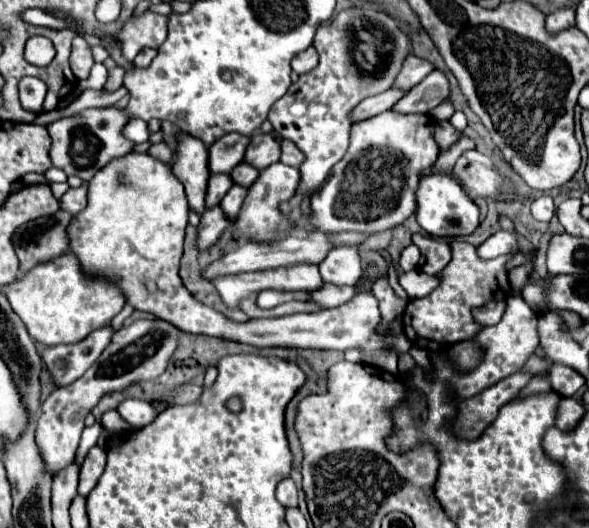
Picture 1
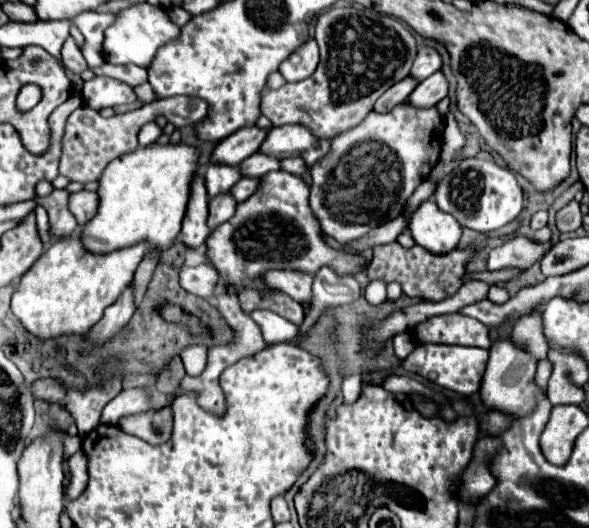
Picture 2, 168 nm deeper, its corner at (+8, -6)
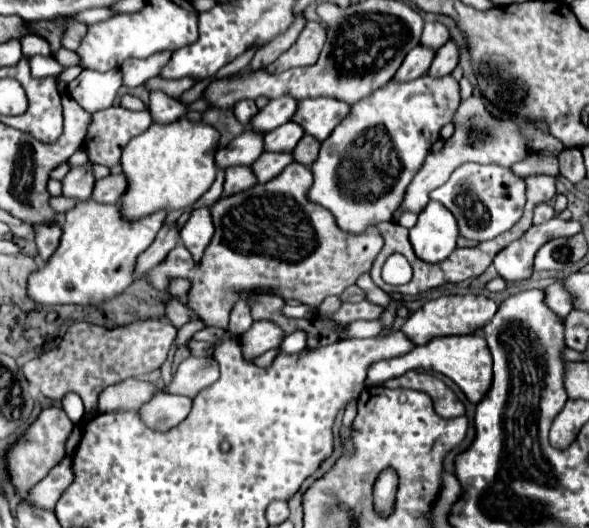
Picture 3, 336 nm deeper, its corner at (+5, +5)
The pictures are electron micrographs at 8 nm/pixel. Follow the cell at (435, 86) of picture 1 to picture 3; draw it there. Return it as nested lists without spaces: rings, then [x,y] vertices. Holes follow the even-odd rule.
[[[447,40],[435,54],[435,60],[429,68],[429,74],[439,78],[439,76],[447,76],[453,72],[453,68],[457,66],[459,62],[459,48],[453,40]]]

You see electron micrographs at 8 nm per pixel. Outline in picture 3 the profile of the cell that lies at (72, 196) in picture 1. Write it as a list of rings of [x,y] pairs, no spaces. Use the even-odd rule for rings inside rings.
[[[117,174],[117,176],[107,176],[103,180],[97,180],[93,196],[103,204],[111,204],[111,202],[115,204],[125,194],[125,190],[127,190],[127,178],[125,174]]]

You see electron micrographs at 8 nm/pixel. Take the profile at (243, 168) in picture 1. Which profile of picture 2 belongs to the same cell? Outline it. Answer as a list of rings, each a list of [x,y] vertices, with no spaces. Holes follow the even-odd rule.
[[[254,153],[248,159],[244,159],[244,163],[240,163],[238,169],[240,169],[240,175],[242,177],[254,177],[254,179],[258,179],[258,177],[262,177],[268,171],[280,169],[278,163],[280,161],[276,161],[276,157],[262,155],[262,153]]]

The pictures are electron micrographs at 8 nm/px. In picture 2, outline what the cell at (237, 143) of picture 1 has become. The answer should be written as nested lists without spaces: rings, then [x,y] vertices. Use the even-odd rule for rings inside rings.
[[[246,127],[246,129],[240,129],[236,133],[228,135],[226,139],[222,139],[214,147],[214,151],[210,155],[210,163],[222,163],[222,165],[228,165],[228,167],[236,167],[248,155],[258,151],[266,133],[268,133],[268,129]]]

